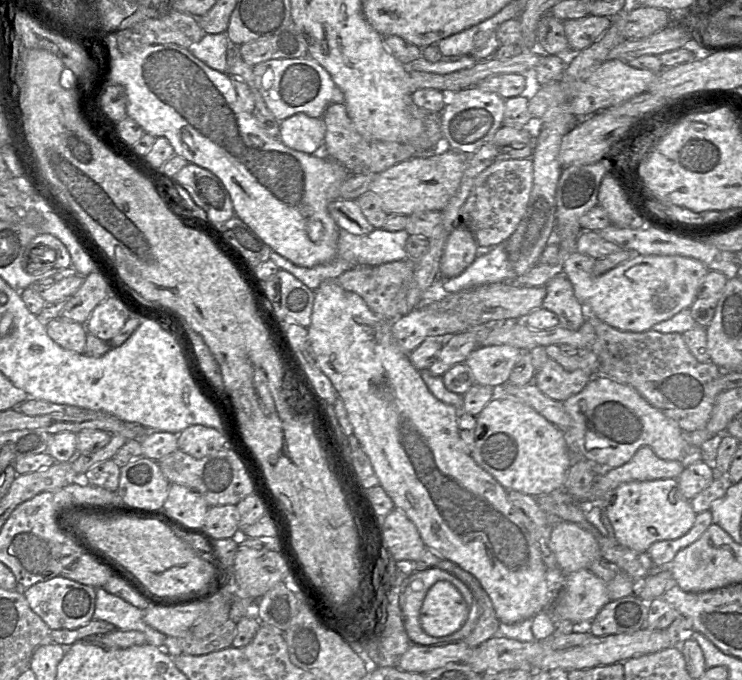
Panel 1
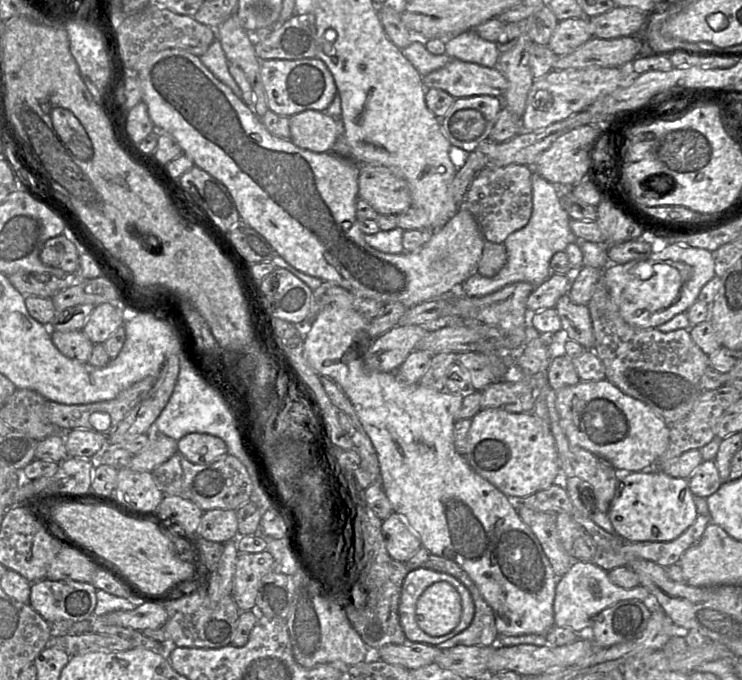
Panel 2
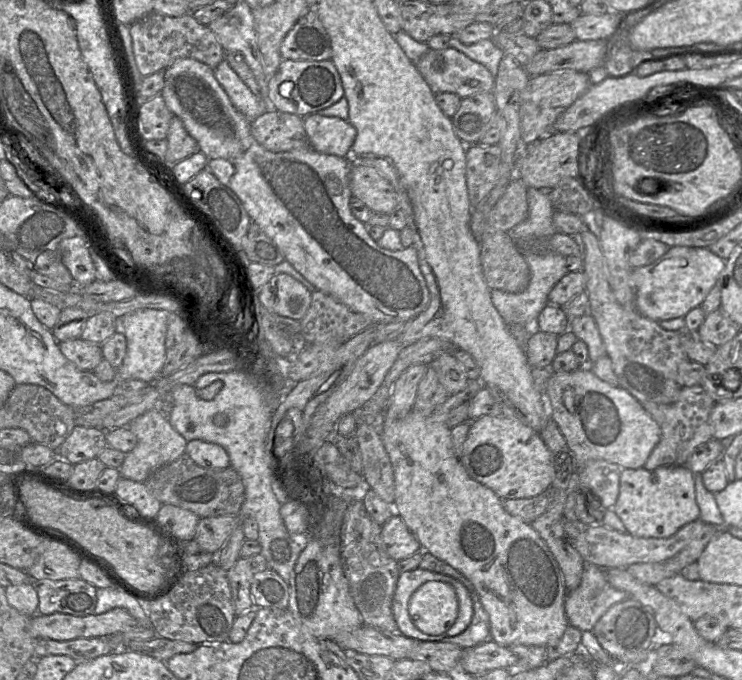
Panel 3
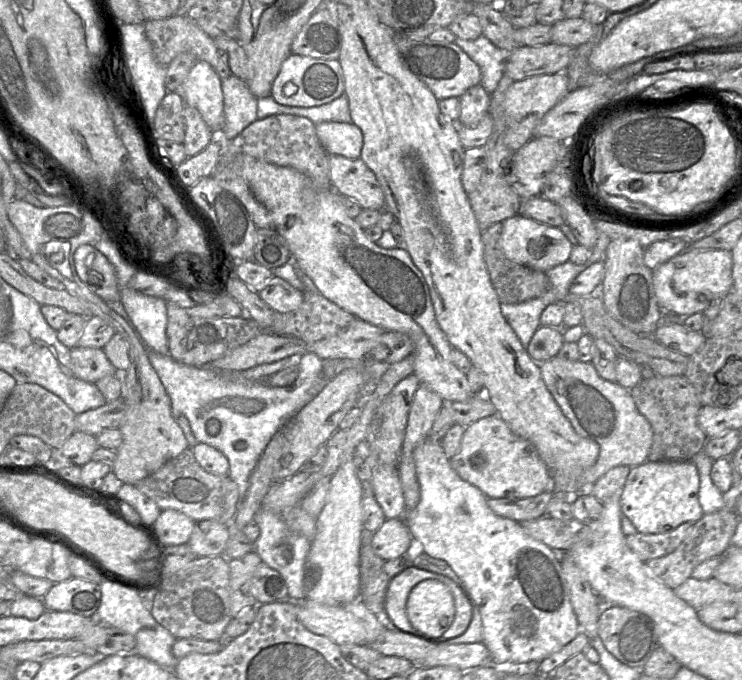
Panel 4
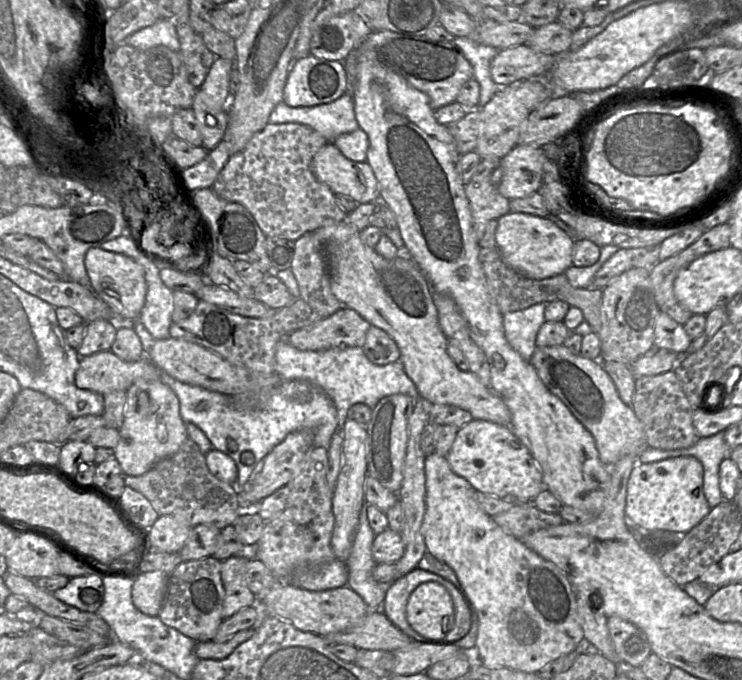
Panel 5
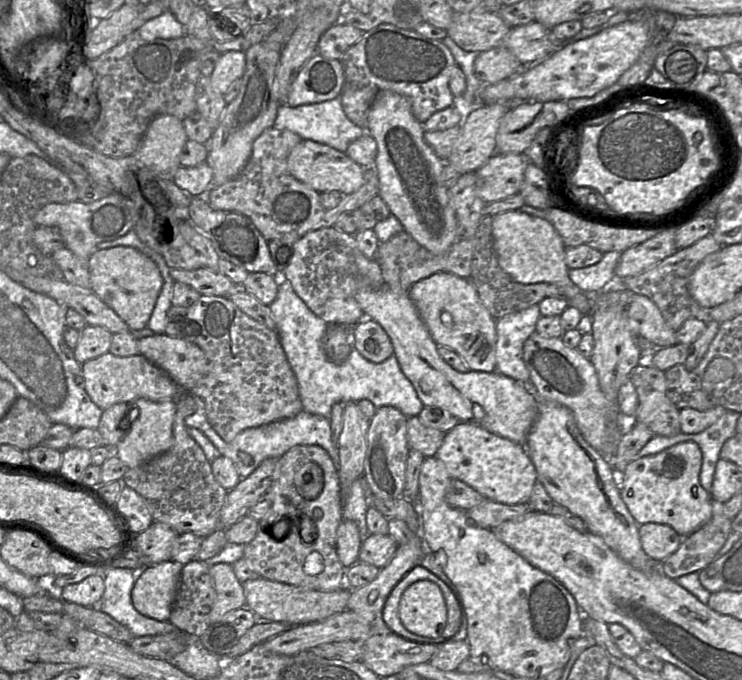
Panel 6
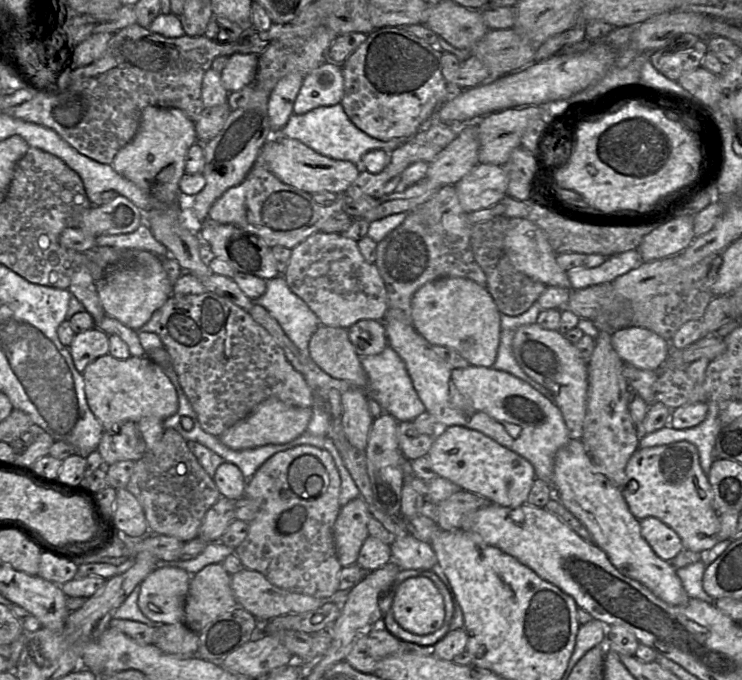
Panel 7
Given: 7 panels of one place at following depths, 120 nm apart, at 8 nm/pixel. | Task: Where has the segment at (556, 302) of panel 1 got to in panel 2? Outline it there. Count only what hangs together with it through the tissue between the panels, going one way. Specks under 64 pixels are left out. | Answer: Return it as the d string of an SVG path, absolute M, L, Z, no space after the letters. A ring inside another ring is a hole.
M567 293L559 298L555 309L560 317L564 336L578 342L586 350L593 350L595 336L588 306L573 303Z

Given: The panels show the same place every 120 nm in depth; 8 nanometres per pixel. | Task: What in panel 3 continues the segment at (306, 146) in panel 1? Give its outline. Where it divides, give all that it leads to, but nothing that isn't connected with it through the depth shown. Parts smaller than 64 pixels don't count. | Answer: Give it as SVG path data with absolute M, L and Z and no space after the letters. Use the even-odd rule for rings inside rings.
M310 114L304 119L304 127L309 146L317 152L349 157L357 130L339 117Z

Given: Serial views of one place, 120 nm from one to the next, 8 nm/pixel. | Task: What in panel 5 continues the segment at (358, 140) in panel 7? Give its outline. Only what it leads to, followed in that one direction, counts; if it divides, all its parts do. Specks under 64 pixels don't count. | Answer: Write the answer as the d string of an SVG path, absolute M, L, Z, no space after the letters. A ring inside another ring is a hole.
M351 92L343 94L333 102L315 106L291 107L282 101L271 112L269 122L307 125L328 142L333 142L341 134L360 128L355 117Z

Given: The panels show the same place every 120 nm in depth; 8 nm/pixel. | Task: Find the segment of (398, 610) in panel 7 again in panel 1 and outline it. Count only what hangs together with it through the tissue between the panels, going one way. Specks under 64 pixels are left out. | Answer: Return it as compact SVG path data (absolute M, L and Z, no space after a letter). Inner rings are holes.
M438 581L428 590L420 623L432 637L444 637L459 630L468 617L468 606L460 591L448 581Z

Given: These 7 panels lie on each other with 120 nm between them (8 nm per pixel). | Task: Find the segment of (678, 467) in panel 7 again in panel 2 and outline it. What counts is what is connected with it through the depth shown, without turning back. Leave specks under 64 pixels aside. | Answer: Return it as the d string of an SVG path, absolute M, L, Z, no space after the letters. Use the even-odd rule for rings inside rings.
M617 469L617 488L608 516L615 534L630 542L669 542L678 538L696 520L698 513L688 479L674 478L661 470L639 472Z

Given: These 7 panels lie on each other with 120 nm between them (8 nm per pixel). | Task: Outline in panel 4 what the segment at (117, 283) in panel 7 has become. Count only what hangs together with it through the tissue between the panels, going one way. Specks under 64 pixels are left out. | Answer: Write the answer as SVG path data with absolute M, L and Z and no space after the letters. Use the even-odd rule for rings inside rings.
M91 244L79 246L73 262L79 278L103 301L120 300L115 269L108 258Z

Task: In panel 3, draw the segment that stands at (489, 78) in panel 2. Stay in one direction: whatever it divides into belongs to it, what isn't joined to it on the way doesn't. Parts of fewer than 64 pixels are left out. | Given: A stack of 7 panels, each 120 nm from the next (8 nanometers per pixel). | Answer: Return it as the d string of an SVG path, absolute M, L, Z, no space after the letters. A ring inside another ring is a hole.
M451 47L441 50L429 48L414 64L435 94L449 92L462 99L478 93L492 92L495 85L496 77L484 65Z

